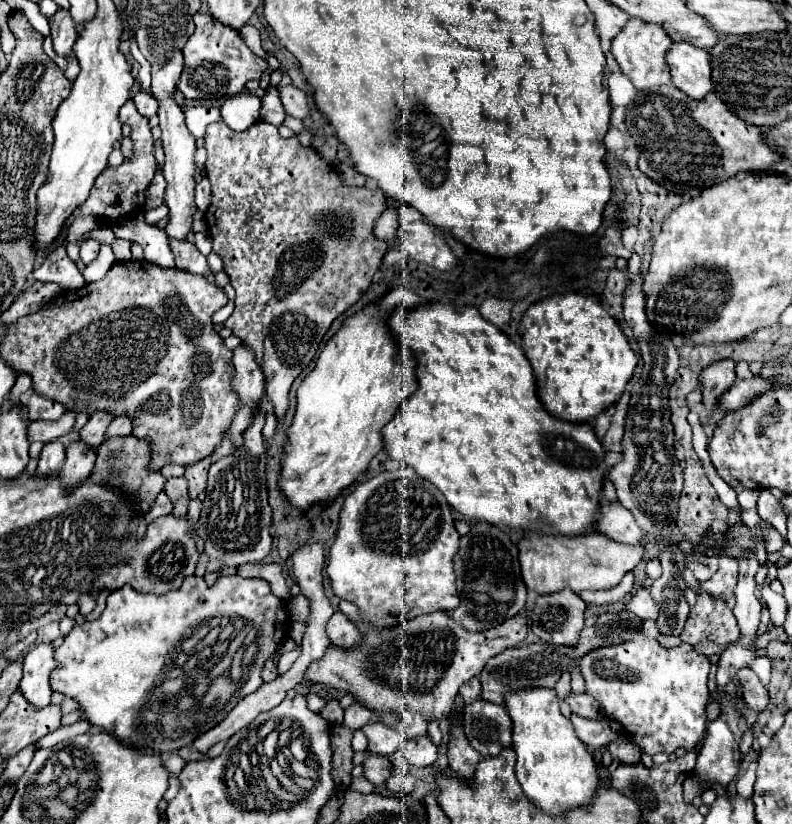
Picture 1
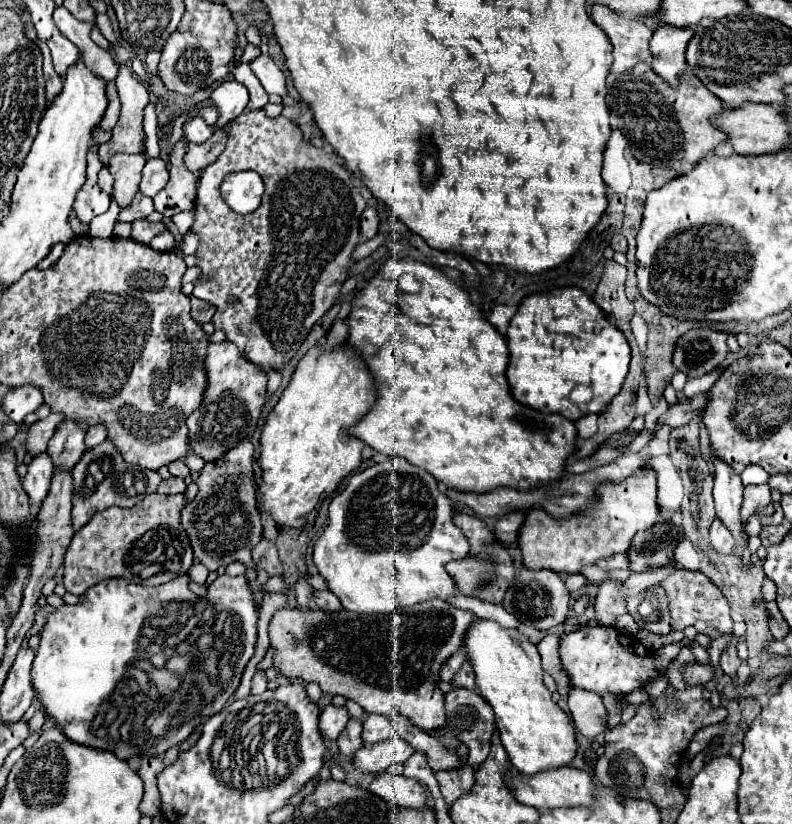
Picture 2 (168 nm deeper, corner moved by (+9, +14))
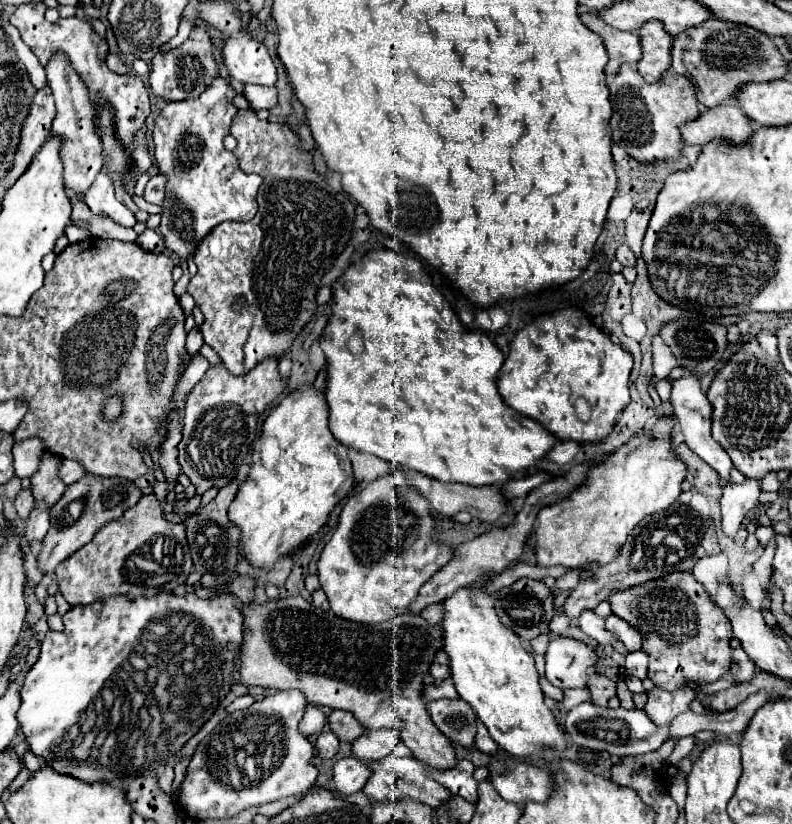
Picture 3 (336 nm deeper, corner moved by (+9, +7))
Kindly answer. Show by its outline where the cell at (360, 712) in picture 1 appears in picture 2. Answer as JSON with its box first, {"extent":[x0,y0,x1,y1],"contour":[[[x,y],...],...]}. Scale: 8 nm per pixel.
{"extent":[319,705,349,739],"contour":[[[327,705],[325,711],[321,713],[321,721],[319,721],[319,727],[321,727],[323,737],[327,737],[327,739],[337,739],[339,733],[345,729],[347,721],[349,721],[347,707]]]}

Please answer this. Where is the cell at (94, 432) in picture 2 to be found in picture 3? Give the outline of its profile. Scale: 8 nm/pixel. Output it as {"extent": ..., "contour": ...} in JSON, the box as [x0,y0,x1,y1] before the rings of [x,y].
{"extent":[59,460,85,486],"contour":[[[61,460],[59,462],[59,476],[61,476],[61,482],[69,486],[69,484],[77,482],[81,476],[85,476],[85,470],[75,460]]]}

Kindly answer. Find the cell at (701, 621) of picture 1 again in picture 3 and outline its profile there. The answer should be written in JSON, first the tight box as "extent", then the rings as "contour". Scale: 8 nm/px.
{"extent":[609,572,731,690],"contour":[[[671,572],[667,576],[635,584],[627,590],[613,592],[609,596],[611,612],[631,624],[639,634],[641,634],[641,650],[647,652],[649,656],[649,678],[655,682],[659,688],[675,690],[685,684],[685,680],[695,680],[697,684],[709,684],[715,682],[727,672],[727,664],[731,664],[731,646],[729,640],[731,636],[731,626],[727,624],[727,616],[711,604],[711,598],[703,584],[699,584],[693,574],[689,572]]]}

